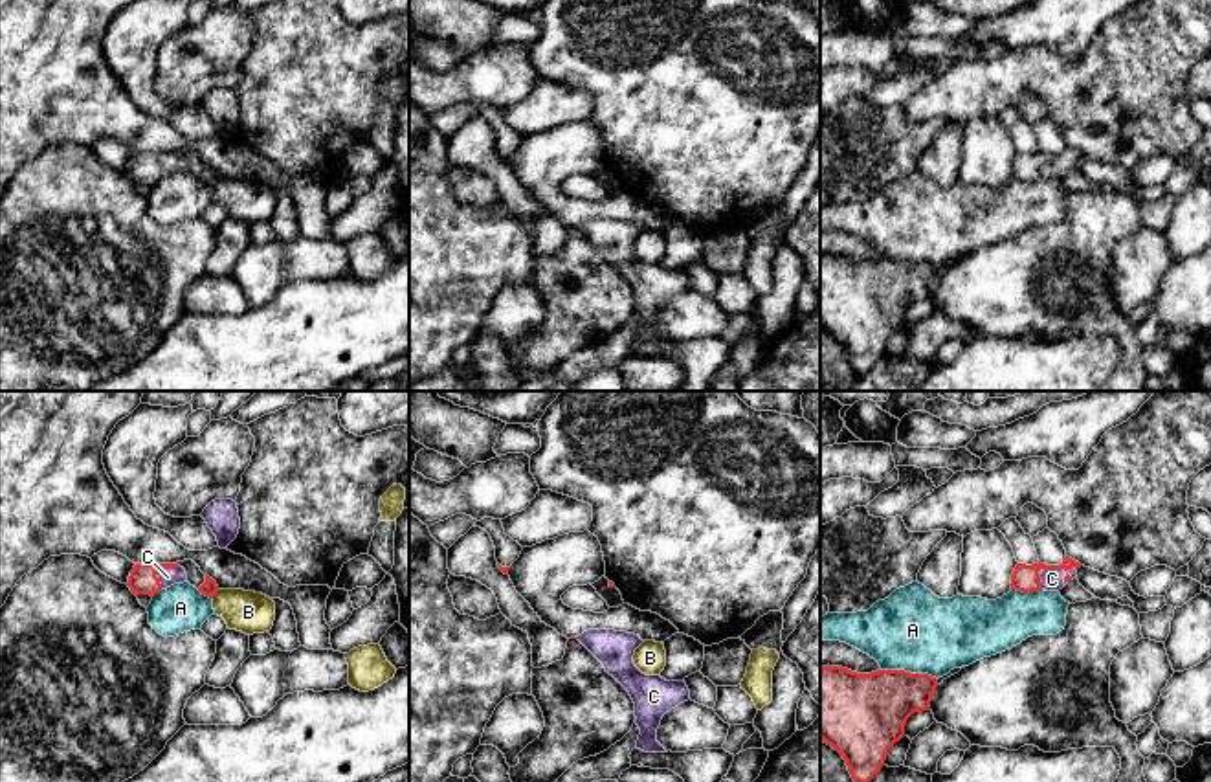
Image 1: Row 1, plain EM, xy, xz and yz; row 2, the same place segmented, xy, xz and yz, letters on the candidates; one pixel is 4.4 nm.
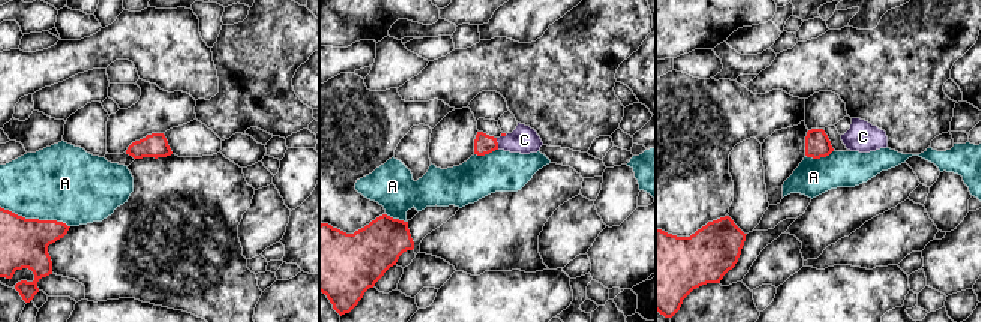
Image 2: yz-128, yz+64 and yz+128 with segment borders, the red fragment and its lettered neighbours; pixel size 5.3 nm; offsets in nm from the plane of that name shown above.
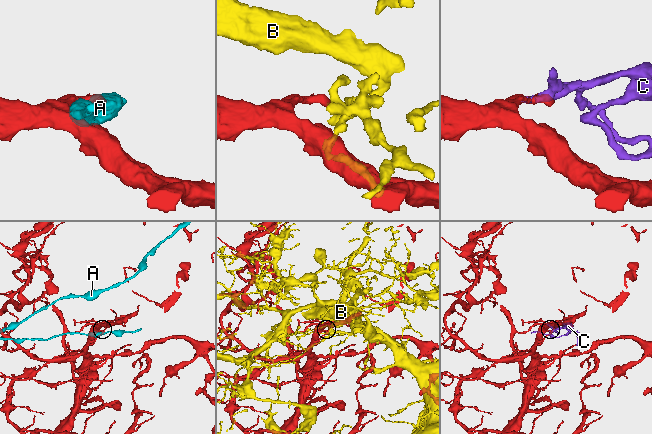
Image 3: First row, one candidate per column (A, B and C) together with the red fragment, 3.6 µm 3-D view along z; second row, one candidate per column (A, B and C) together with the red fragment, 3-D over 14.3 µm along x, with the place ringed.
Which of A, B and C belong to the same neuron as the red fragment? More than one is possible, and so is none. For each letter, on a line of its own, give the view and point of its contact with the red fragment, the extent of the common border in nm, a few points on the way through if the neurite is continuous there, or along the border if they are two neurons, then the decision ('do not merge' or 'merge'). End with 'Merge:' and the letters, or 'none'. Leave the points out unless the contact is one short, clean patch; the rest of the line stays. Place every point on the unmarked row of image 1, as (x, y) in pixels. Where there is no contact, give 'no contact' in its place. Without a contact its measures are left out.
A: yz (909, 261) | 260 nm | do not merge
B: xy (215, 180) | 50 nm | do not merge
C: yz (1048, 156) | 180 nm | merge
Merge: C

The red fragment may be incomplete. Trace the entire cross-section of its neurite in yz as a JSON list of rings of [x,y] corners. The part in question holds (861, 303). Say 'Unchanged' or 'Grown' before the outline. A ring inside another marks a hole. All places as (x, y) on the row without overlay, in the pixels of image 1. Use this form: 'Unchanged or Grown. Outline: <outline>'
Unchanged. Outline: [[[820,257],[820,327],[842,343],[857,374],[881,360],[888,338],[905,325],[906,308],[930,297],[936,275],[928,263]]]

